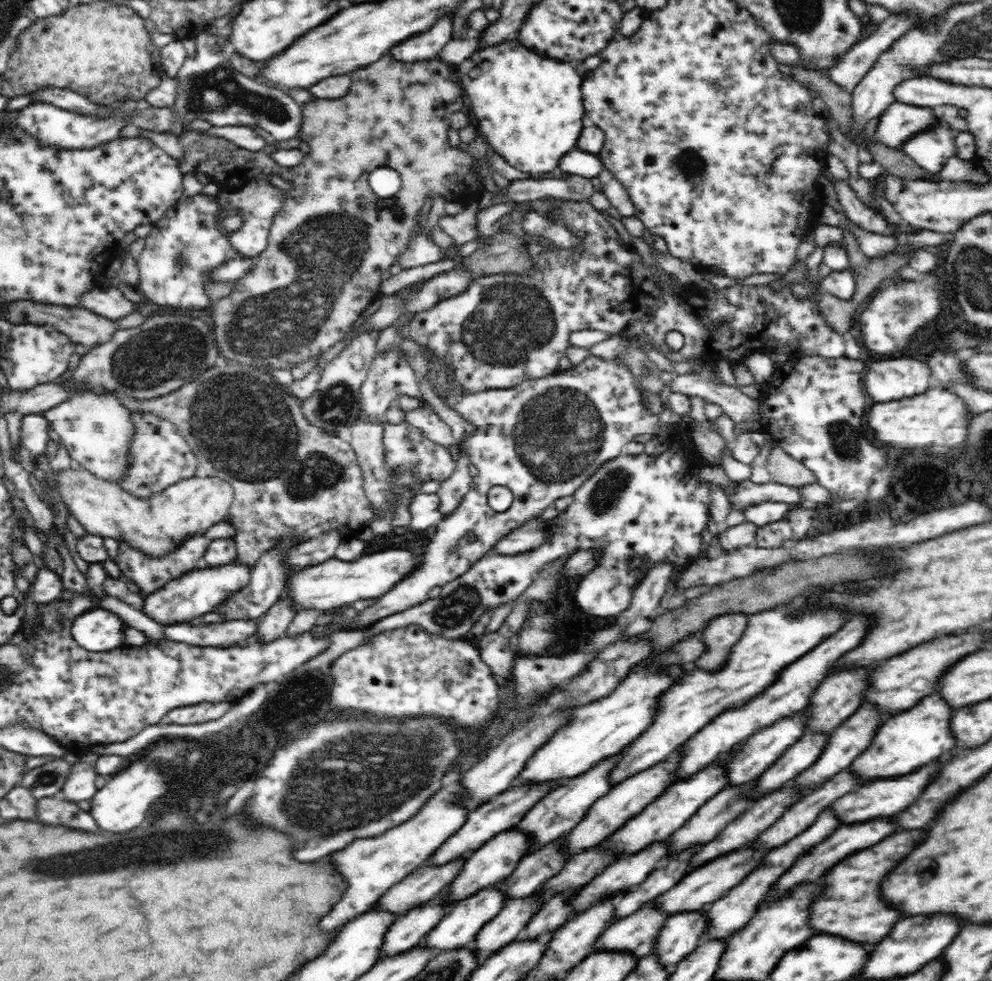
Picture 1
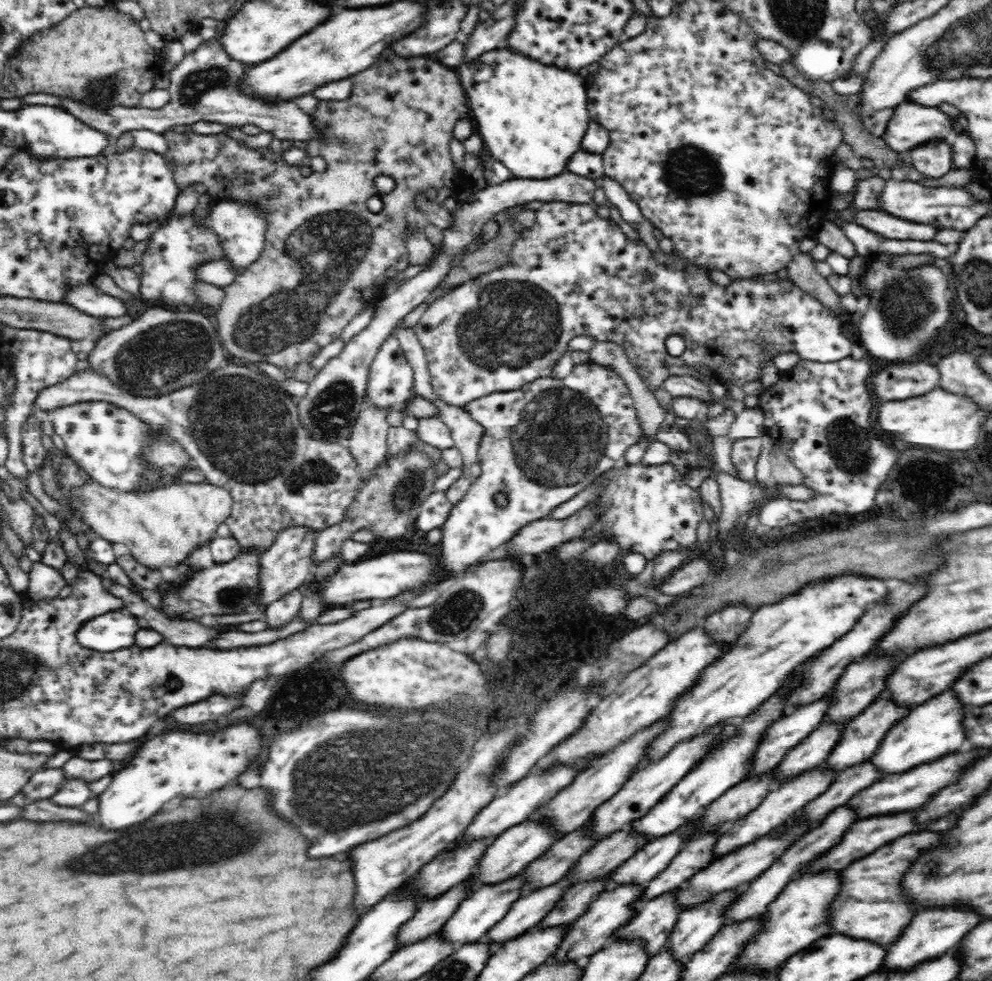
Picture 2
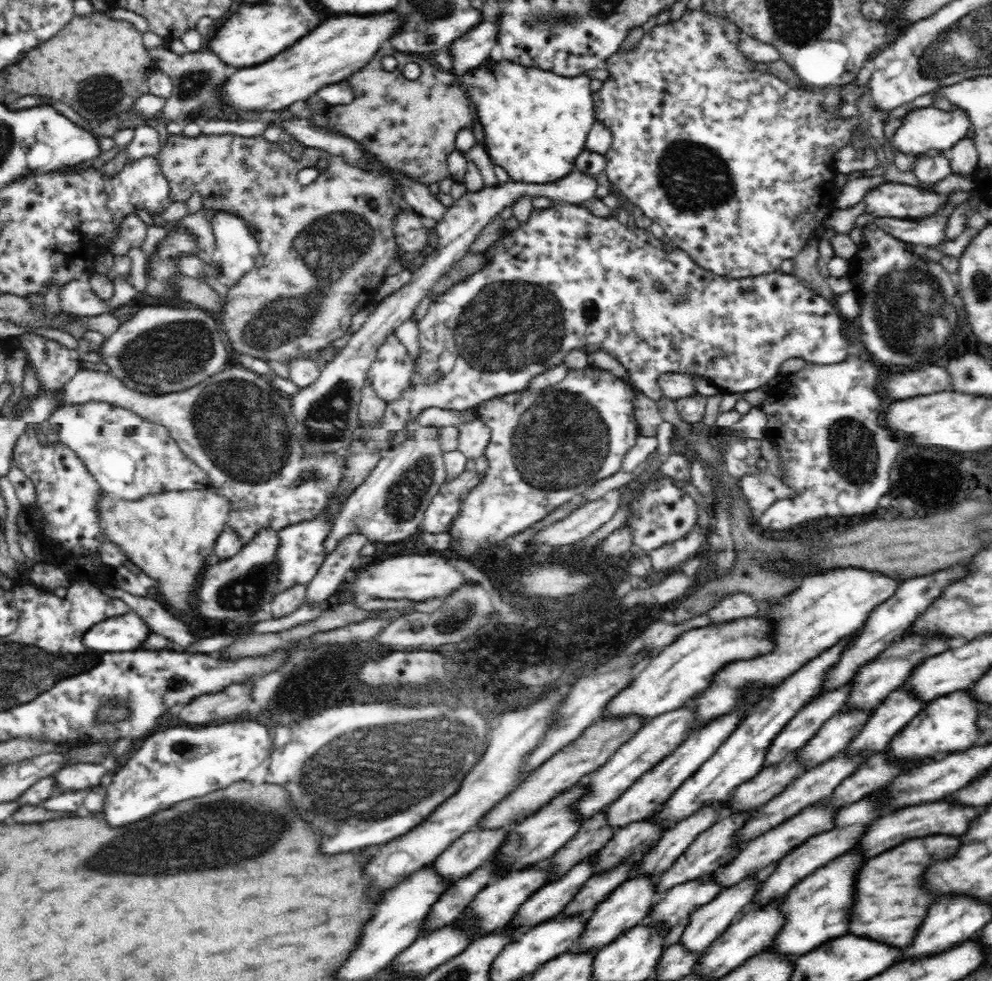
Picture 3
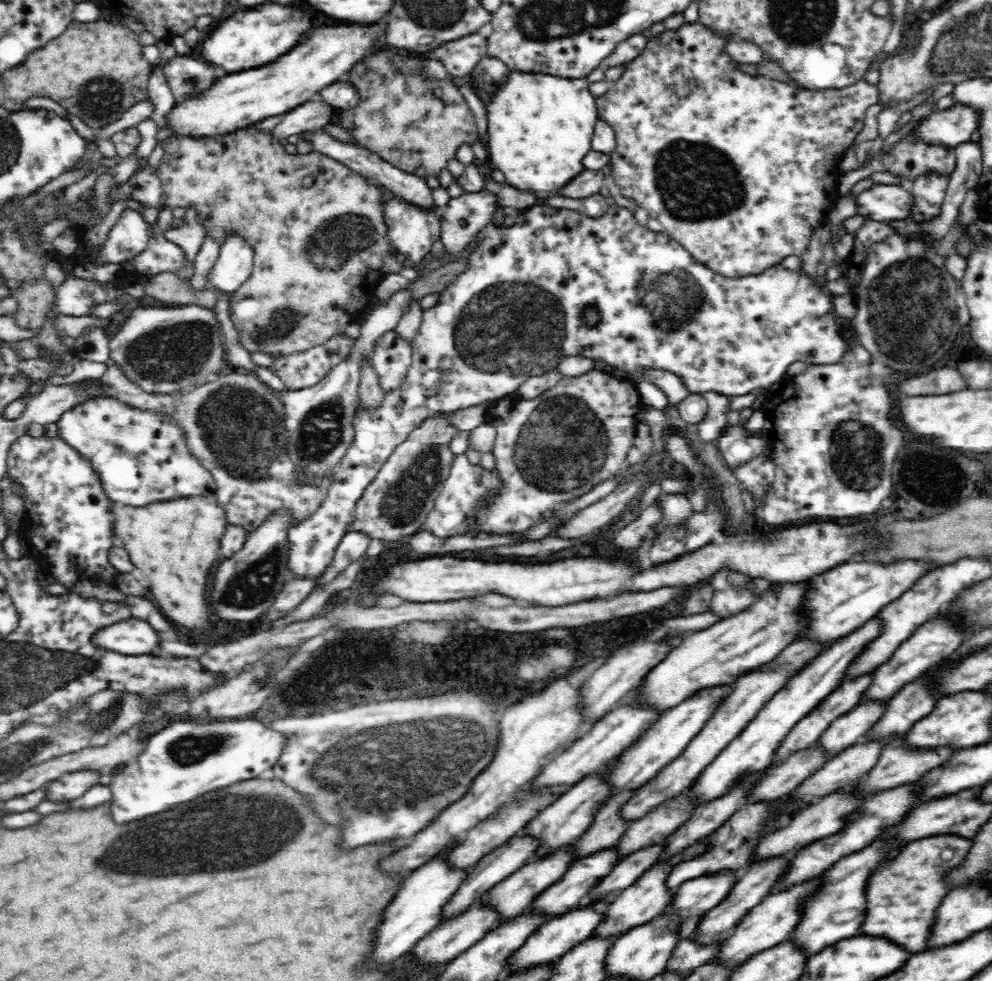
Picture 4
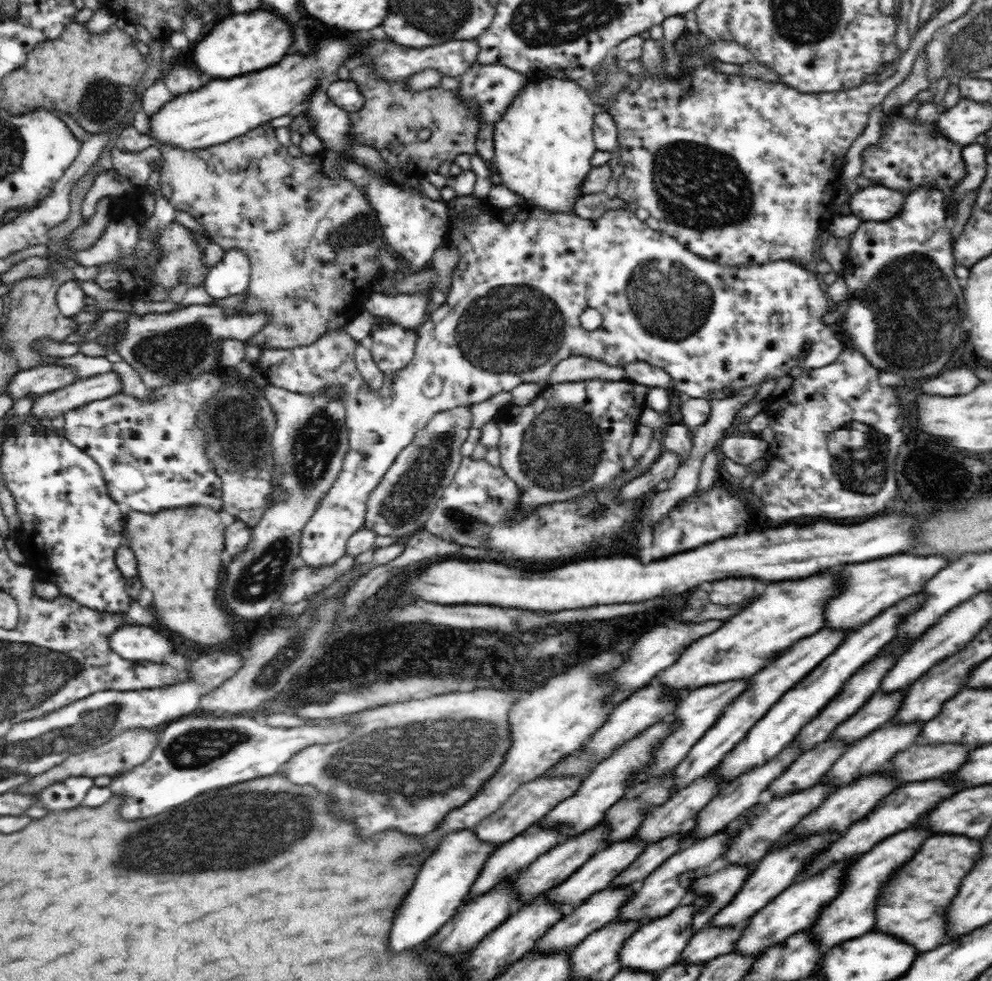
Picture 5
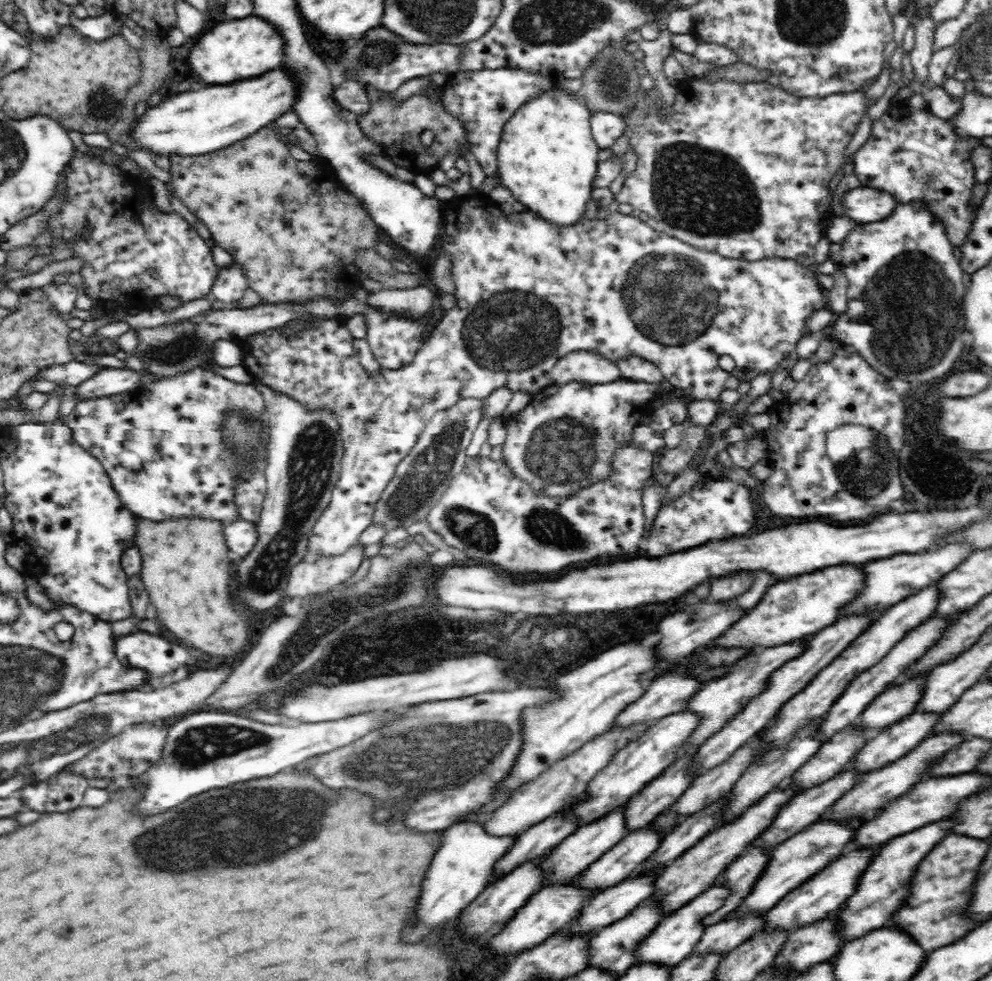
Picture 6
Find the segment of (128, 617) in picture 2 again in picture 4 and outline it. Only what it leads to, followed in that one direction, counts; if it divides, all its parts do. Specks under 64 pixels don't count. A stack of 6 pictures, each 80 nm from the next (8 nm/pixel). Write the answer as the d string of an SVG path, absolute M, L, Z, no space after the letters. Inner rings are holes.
M130 618L100 629L91 642L123 655L155 654L160 648L160 636L152 630L148 622Z

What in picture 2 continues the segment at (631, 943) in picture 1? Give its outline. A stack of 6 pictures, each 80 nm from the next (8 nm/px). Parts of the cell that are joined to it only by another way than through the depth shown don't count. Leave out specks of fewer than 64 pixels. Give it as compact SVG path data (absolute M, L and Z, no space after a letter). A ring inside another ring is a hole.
M674 888L642 904L638 914L616 932L616 937L645 940L645 950L649 954L655 955L670 948L669 936L677 923L678 915L685 910L683 904L679 904L679 890L680 888Z

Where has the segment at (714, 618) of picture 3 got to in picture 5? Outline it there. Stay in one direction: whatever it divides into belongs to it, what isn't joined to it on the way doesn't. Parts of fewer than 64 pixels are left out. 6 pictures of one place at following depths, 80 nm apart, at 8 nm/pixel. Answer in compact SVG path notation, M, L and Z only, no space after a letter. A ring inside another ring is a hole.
M744 576L723 578L712 581L707 587L712 603L730 607L752 596L754 579Z

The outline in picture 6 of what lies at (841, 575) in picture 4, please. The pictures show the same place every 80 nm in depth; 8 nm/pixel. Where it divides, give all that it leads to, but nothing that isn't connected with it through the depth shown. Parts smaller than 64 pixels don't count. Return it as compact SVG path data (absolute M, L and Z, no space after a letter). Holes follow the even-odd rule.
M959 541L946 543L942 547L928 549L921 553L900 553L877 561L863 564L863 571L867 576L862 592L849 602L842 610L840 616L848 617L848 614L864 613L866 610L887 610L893 604L916 594L927 586L934 585L945 574L954 570L976 548L967 542Z

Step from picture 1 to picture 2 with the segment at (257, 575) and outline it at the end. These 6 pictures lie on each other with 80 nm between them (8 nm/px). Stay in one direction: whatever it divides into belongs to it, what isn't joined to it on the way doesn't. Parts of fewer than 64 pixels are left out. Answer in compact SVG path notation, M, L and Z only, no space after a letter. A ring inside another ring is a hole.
M292 526L280 530L274 544L264 550L260 559L259 586L261 586L261 597L257 606L266 606L271 602L282 598L284 594L292 590L303 588L306 582L312 578L313 568L316 565L313 558L315 540L320 530L313 530L307 526Z

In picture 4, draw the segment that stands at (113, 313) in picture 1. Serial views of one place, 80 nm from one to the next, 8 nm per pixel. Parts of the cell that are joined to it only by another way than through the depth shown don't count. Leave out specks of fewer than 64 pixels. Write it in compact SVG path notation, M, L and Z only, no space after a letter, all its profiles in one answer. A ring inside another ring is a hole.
M67 278L55 293L60 315L79 317L90 314L94 308L91 284L79 278Z

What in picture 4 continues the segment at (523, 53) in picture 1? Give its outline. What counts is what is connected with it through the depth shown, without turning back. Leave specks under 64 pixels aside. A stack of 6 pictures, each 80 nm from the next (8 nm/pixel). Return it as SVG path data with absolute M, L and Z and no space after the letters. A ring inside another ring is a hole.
M633 34L628 38L628 40L622 40L618 43L618 46L614 49L614 52L604 58L600 62L600 66L592 72L586 78L571 79L571 78L562 78L556 75L551 74L540 74L540 73L524 73L520 70L512 70L508 74L507 82L504 82L504 86L500 86L500 90L496 90L496 95L493 97L486 97L486 93L481 96L481 99L486 103L488 125L487 125L487 152L488 152L488 163L492 166L493 169L500 170L504 175L504 182L520 191L530 191L534 193L537 202L547 201L548 199L553 199L554 197L565 197L561 196L561 190L571 181L574 180L585 168L583 163L583 158L585 154L588 154L588 151L592 151L591 142L593 130L595 129L595 124L598 120L597 116L597 102L595 97L592 97L592 94L588 91L588 84L591 82L600 82L604 81L604 72L608 70L609 67L619 66L620 62L631 62L637 58L644 51L647 45L647 38L643 34Z

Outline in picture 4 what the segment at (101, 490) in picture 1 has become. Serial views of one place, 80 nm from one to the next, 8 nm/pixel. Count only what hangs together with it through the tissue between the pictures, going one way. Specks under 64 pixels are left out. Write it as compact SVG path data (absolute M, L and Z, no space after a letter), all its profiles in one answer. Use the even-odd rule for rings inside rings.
M194 495L194 498L140 507L114 504L111 516L118 544L128 551L135 567L150 582L148 590L152 590L162 614L176 626L192 632L204 634L211 630L212 614L208 614L208 606L204 606L204 582L208 582L209 570L216 566L221 538L229 525L218 500Z

